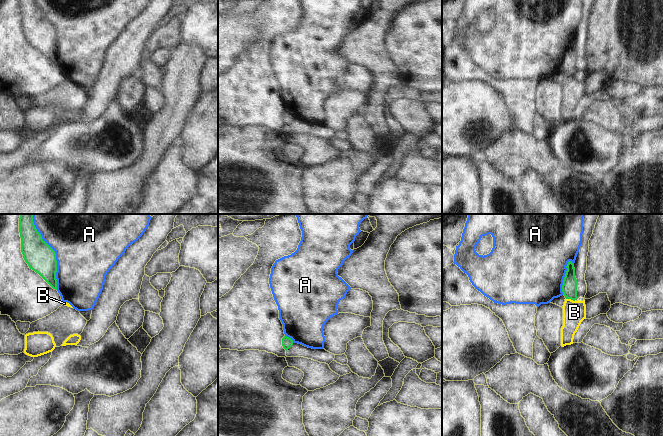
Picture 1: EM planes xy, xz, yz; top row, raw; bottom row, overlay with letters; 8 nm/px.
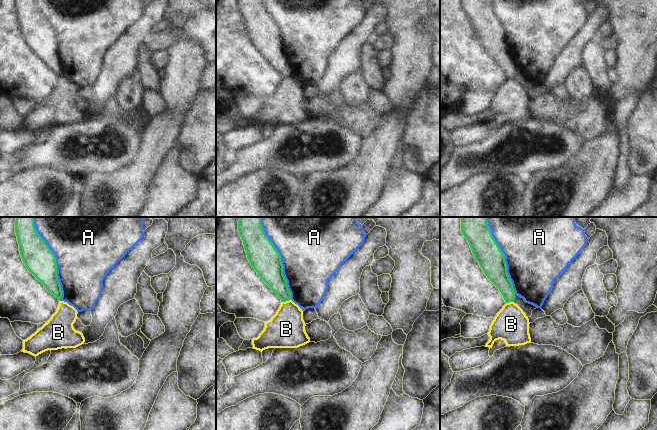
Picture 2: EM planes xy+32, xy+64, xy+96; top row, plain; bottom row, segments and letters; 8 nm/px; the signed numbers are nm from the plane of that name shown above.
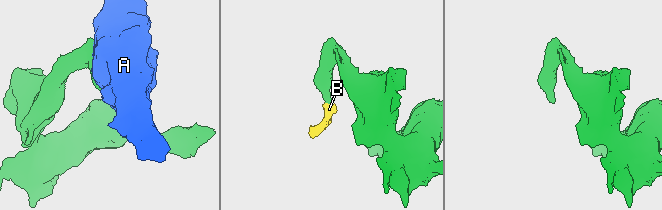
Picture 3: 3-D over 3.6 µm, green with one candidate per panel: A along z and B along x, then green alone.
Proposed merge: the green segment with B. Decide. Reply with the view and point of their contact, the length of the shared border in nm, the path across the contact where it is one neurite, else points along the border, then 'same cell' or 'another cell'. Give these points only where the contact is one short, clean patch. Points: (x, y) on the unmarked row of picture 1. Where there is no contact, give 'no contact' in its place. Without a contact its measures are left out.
meets green in yz at (571, 75); contact 80 nm long; border along yz (566, 74), (575, 76); another cell

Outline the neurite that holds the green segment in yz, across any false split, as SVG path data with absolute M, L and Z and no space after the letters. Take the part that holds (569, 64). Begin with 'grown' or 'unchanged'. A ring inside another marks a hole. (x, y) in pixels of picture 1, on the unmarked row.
unchanged; M568 38L567 47L563 56L562 68L566 75L577 75L577 55L575 53L574 39Z

